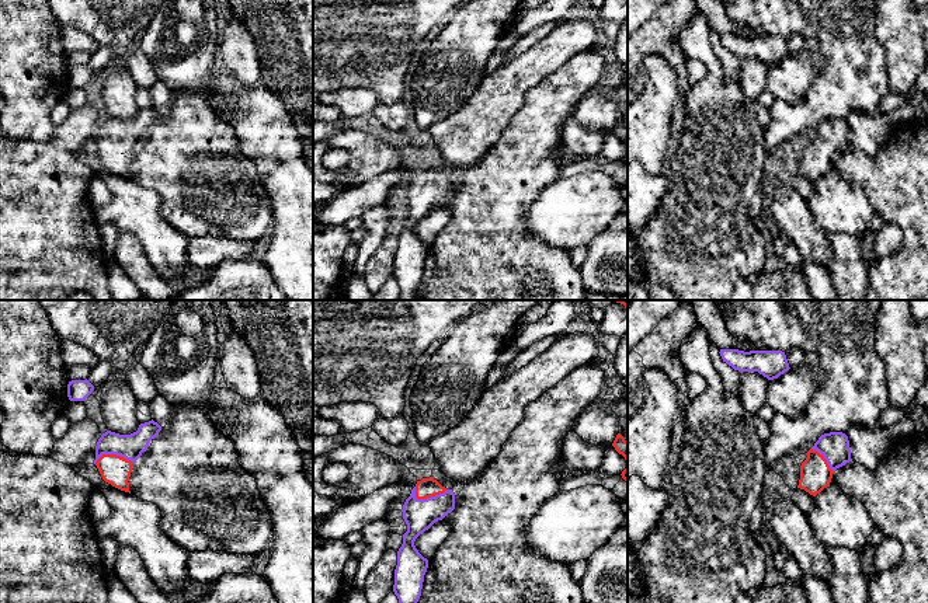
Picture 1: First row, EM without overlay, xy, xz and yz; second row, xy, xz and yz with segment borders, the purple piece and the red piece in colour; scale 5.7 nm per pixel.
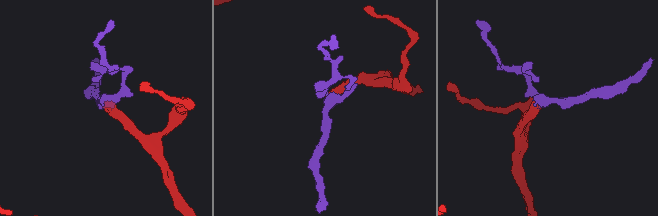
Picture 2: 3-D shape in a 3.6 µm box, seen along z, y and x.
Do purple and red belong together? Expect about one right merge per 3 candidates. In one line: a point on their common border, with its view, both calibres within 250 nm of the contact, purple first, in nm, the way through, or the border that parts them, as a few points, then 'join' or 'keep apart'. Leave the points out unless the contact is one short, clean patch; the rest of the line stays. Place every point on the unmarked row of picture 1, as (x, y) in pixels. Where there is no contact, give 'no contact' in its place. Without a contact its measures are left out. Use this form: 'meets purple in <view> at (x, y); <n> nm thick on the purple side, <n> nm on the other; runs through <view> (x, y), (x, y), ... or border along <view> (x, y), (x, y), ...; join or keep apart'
meets purple in xz at (431, 183); 180 nm thick on the purple side, 110 nm on the other; runs through xz (420, 201), (420, 197), (431, 183), (426, 174); join

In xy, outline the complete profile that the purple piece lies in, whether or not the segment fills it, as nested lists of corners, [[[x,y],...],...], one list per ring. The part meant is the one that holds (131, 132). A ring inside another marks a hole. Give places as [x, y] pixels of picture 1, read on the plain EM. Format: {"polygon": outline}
{"polygon": [[[153,105],[140,109],[131,121],[119,121],[107,116],[95,132],[95,146],[102,165],[112,172],[129,178],[129,163],[133,149],[147,136],[149,128],[154,125],[161,112]]]}

